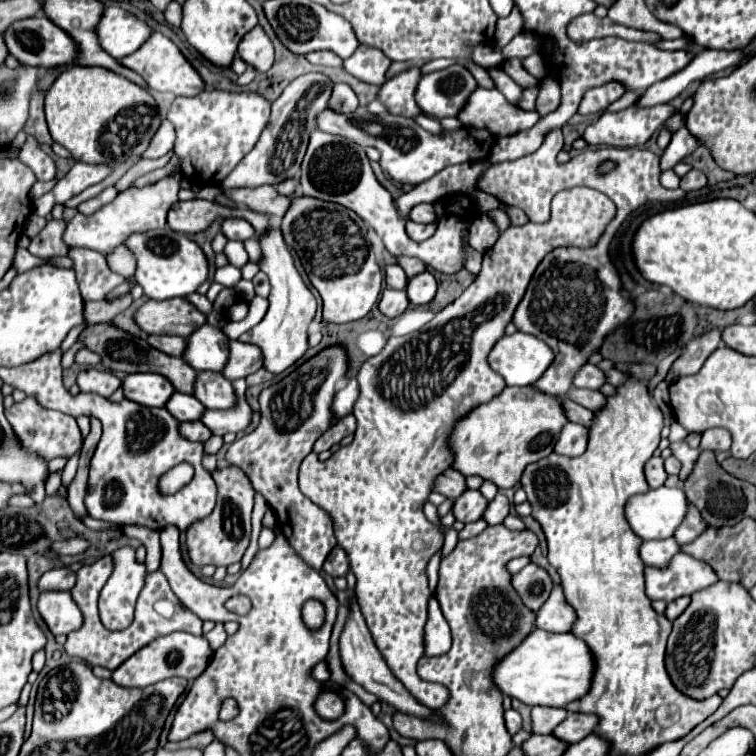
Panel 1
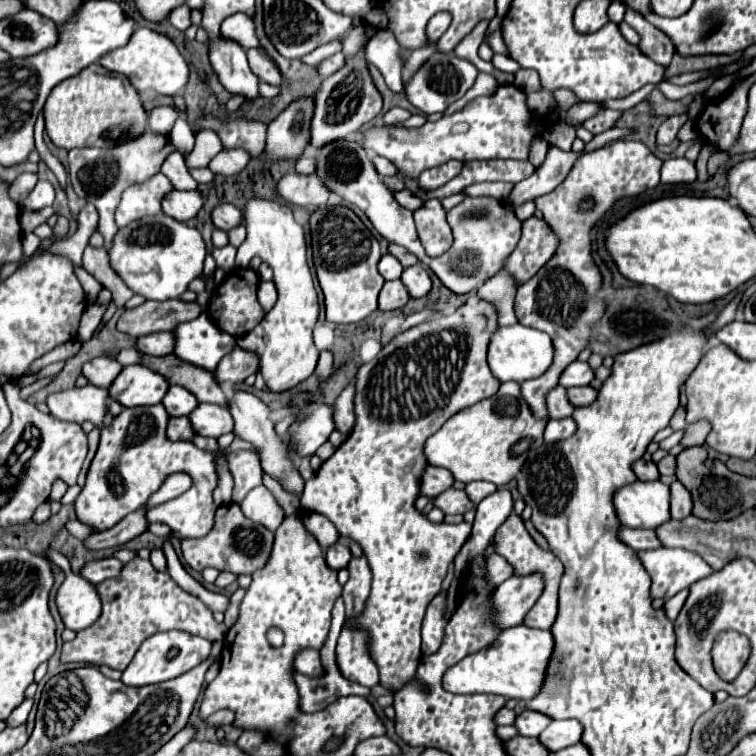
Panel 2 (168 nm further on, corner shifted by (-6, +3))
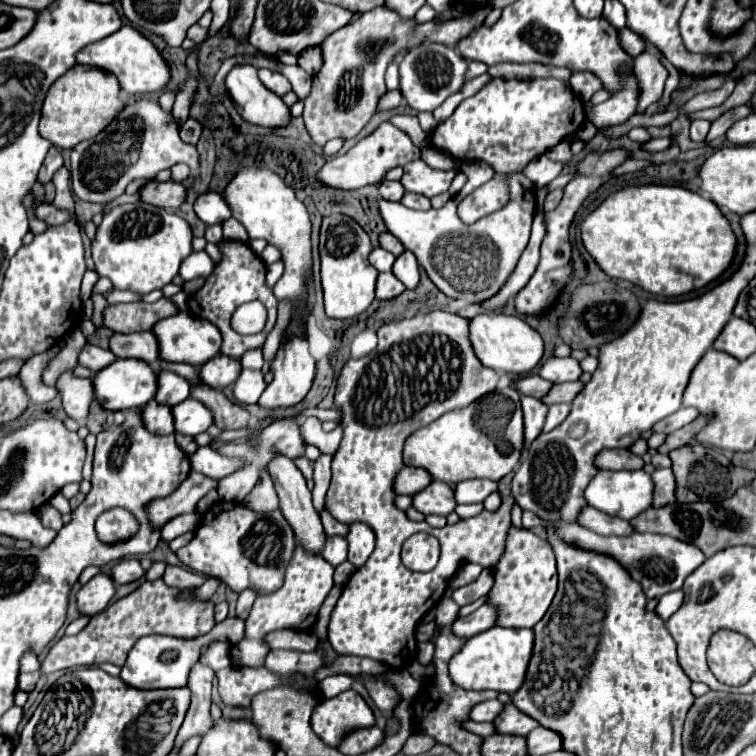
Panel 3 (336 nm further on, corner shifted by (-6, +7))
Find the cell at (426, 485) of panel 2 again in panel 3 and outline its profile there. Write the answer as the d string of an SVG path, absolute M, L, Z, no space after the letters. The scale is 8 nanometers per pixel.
M405 466L395 478L395 492L413 496L415 492L419 492L419 488L427 488L431 484L431 480L433 478L423 468Z

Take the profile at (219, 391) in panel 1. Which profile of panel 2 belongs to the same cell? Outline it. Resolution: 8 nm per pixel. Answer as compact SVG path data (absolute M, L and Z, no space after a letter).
M233 392L231 400L229 400L229 412L231 412L233 420L235 420L233 434L253 444L255 452L259 454L263 472L269 474L271 478L275 478L283 486L285 492L289 492L293 496L301 496L303 486L305 486L305 480L301 478L301 474L299 474L299 470L297 470L297 466L293 462L293 456L289 456L287 444L273 430L273 422L269 418L269 408L259 398L255 398L249 392Z

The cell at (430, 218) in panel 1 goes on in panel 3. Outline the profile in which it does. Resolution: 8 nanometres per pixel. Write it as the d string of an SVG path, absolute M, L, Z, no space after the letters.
M383 180L379 192L381 192L381 196L383 196L385 200L399 202L399 200L403 198L403 194L405 194L405 188L403 188L401 182L389 182L389 180Z

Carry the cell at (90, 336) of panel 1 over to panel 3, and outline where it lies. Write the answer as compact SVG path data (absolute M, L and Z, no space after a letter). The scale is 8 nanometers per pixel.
M201 380L197 386L191 386L191 396L213 410L215 426L219 426L221 430L245 428L249 422L249 412L243 406L231 402L221 390L215 390Z

